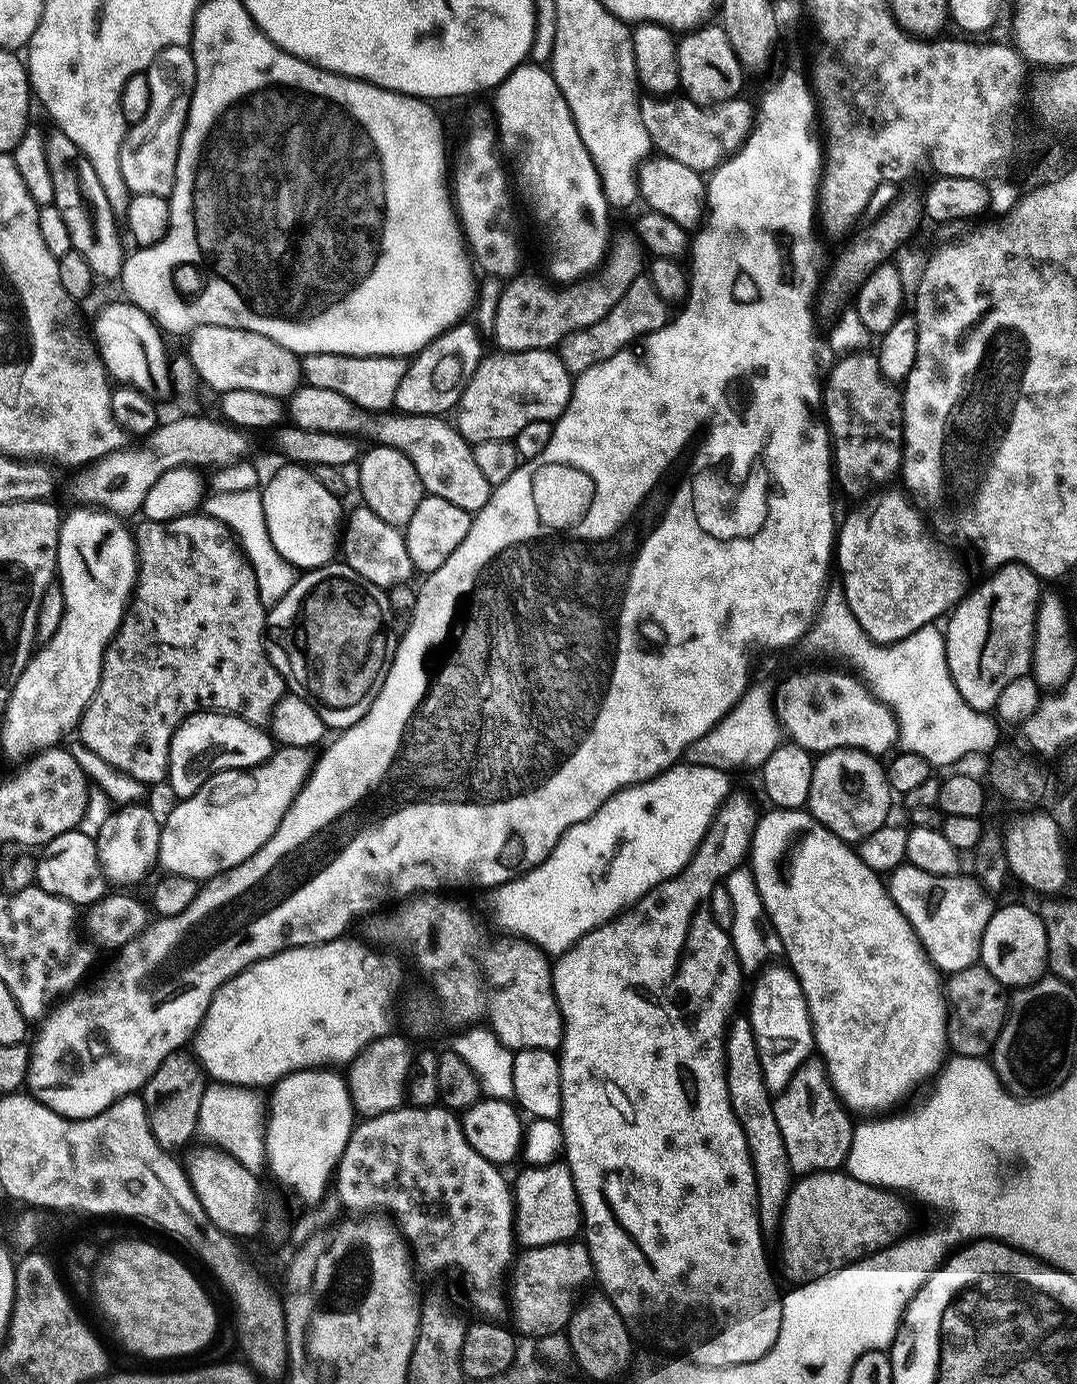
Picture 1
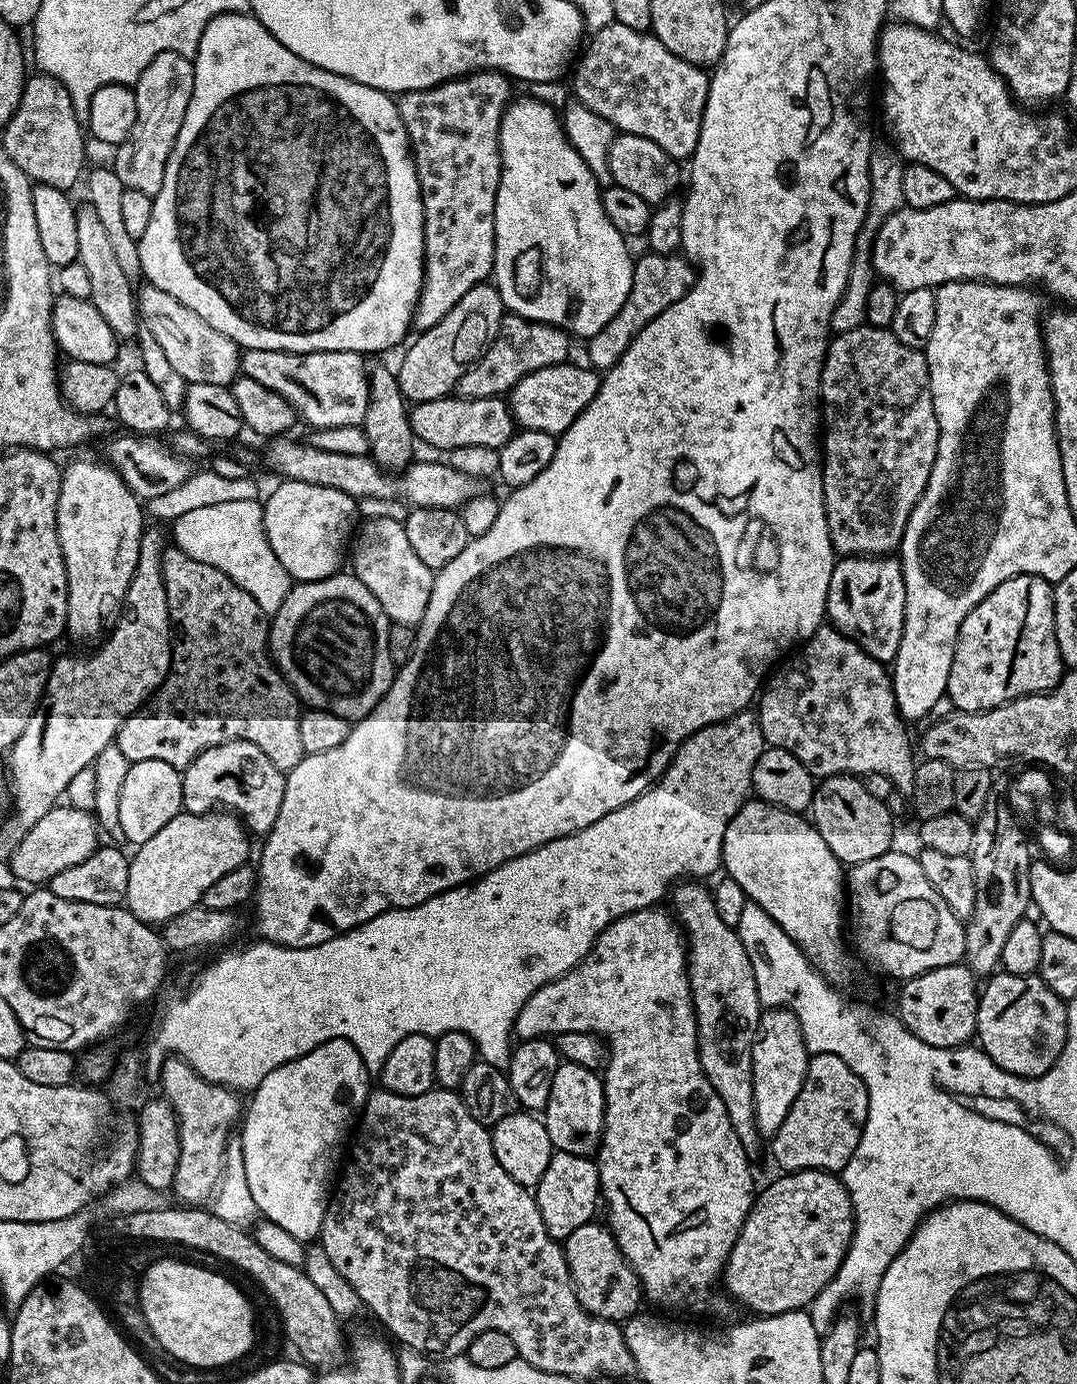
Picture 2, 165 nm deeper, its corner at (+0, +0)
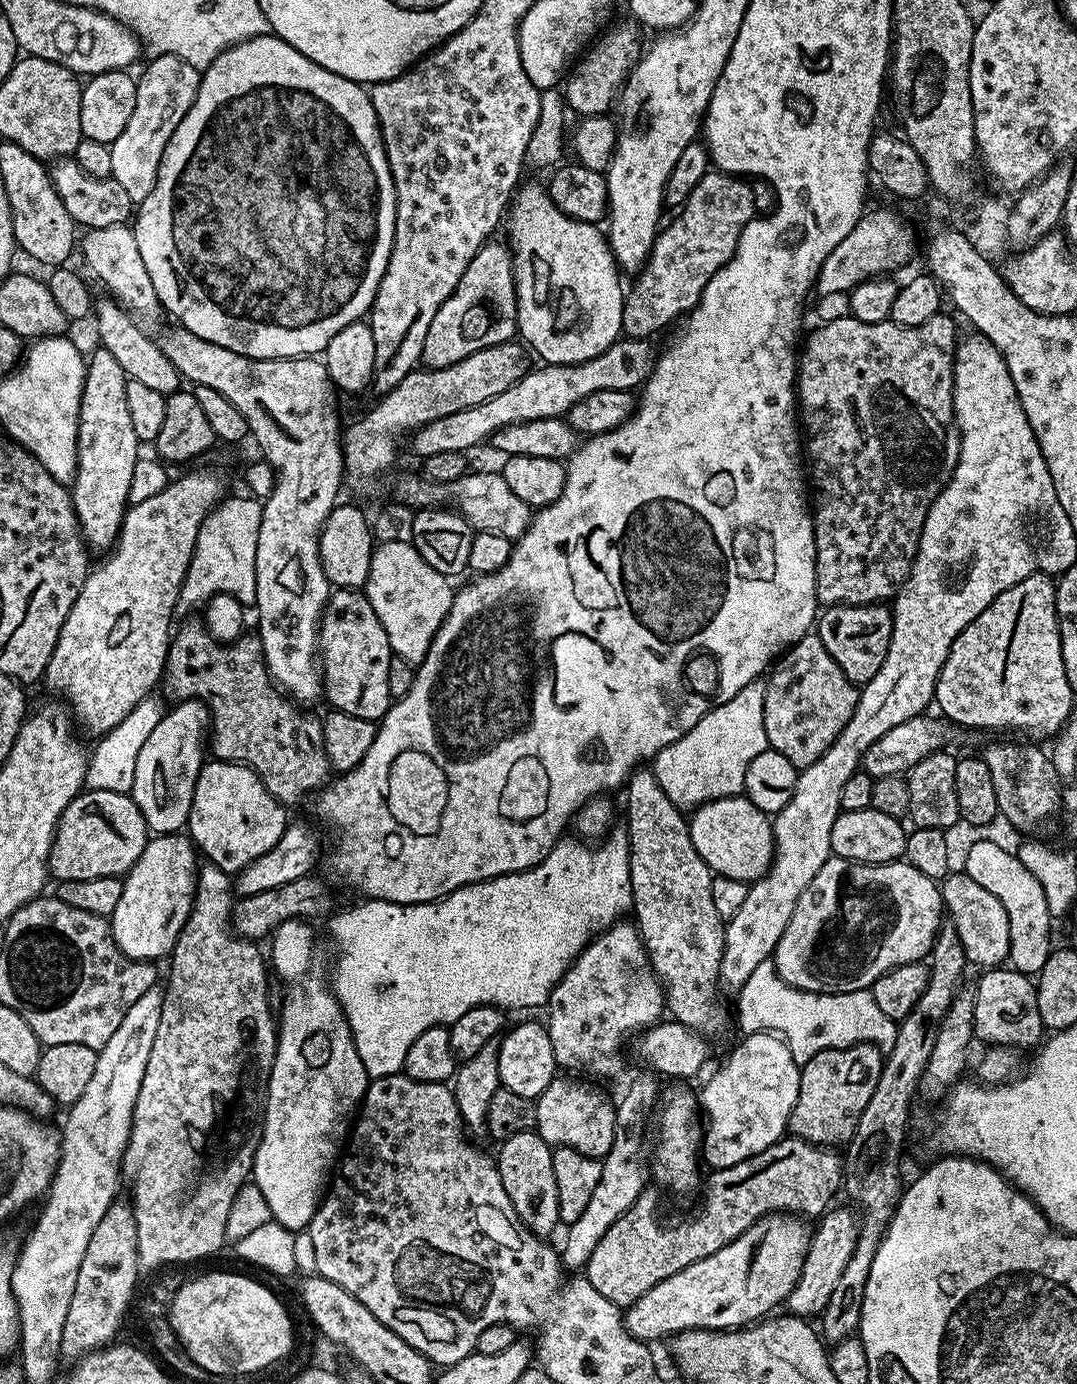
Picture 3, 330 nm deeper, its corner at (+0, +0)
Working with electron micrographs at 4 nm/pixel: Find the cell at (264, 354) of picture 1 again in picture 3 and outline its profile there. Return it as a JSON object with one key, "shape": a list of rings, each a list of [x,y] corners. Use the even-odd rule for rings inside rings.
{"shape":[[[128,224],[90,228],[82,236],[82,252],[88,268],[109,288],[111,295],[133,313],[141,312],[152,316],[161,311],[160,299],[146,274],[146,262],[142,262],[142,253],[138,251],[136,233]]]}

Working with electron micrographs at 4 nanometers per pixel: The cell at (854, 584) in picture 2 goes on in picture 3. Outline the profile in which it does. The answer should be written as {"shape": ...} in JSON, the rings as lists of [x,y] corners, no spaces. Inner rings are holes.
{"shape":[[[883,603],[828,606],[819,613],[818,634],[822,638],[822,646],[826,646],[826,650],[830,650],[830,658],[834,658],[834,662],[838,662],[838,666],[842,666],[842,674],[846,674],[846,678],[850,678],[852,684],[863,686],[872,681],[874,674],[878,674],[878,670],[886,658],[892,641],[892,614]]]}

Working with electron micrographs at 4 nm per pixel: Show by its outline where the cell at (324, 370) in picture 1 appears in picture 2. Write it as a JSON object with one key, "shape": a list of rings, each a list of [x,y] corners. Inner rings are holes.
{"shape":[[[247,349],[240,357],[243,375],[274,390],[313,429],[363,425],[368,409],[369,369],[359,352],[267,352]]]}

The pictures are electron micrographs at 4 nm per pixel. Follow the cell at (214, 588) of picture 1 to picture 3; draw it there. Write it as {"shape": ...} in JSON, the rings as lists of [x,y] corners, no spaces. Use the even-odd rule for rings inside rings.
{"shape":[[[200,618],[188,620],[178,628],[168,646],[168,659],[162,680],[165,685],[168,683],[177,701],[201,700],[208,707],[211,716],[211,755],[217,760],[230,760],[234,764],[246,764],[253,768],[266,790],[270,790],[273,798],[285,806],[298,803],[300,796],[307,792],[312,794],[323,788],[329,779],[330,769],[321,721],[296,712],[297,705],[272,683],[268,667],[264,664],[259,635],[244,634],[231,643],[220,643],[208,632],[204,620]]]}

